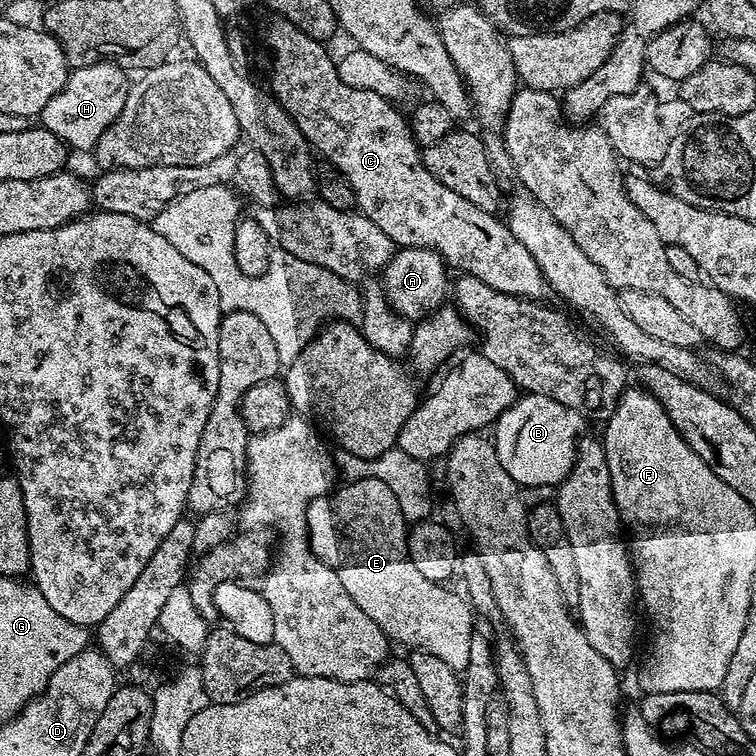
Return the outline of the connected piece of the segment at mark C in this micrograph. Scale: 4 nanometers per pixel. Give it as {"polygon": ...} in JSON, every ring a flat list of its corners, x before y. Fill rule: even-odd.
{"polygon":[[272,18,272,21,268,24,268,48,272,51,272,87,270,92,275,100,291,117,295,125,300,128,302,135,308,140,308,143,318,153,321,152,323,159,327,163,333,164,341,174,346,178,346,182,350,182,350,186,354,190,356,195,356,208,366,218,370,218,370,222,374,222,374,226,378,226,378,230,382,230,382,234,386,234,386,238,390,238,393,245,401,248,408,247,426,247,433,248,444,259,450,262,451,267,459,270,463,275,473,276,478,278,482,282,486,282,486,286,494,286,494,290,502,290,506,294,514,294,515,296,521,296,524,300,534,300,537,302,547,301,550,296,550,287,547,279,543,276,542,270,539,269,537,262,531,256,529,250,522,246,514,234,508,229,508,225,496,212,487,212,482,210,478,206,474,206,474,202,466,202,466,198,462,198,458,194,454,194,454,190,450,190,450,186,442,186,442,182,438,182,438,178,434,178,434,174,430,174,430,170,426,170,424,165,424,158,422,155,422,149,419,144,416,143,416,138,412,134,409,121,406,116,403,116,399,112,401,110,391,100,387,100,380,94,371,93,370,90,358,90,351,86,346,86,346,83,342,82,336,73,337,61,328,57,328,52,323,43,314,38,310,38,306,34,302,34,302,30,298,30,290,22,281,20,279,18]]}

